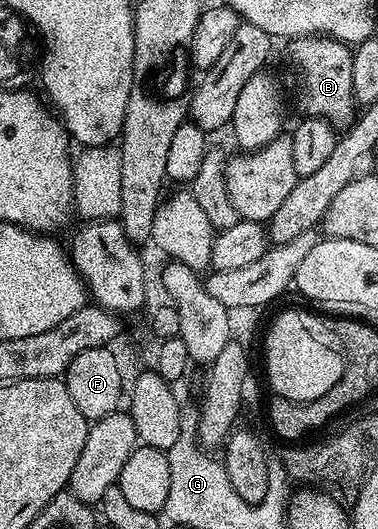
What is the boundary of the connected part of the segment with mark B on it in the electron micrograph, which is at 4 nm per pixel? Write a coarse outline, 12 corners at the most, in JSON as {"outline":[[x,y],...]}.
{"outline":[[299,36],[298,104],[335,126],[356,116],[351,45]]}

